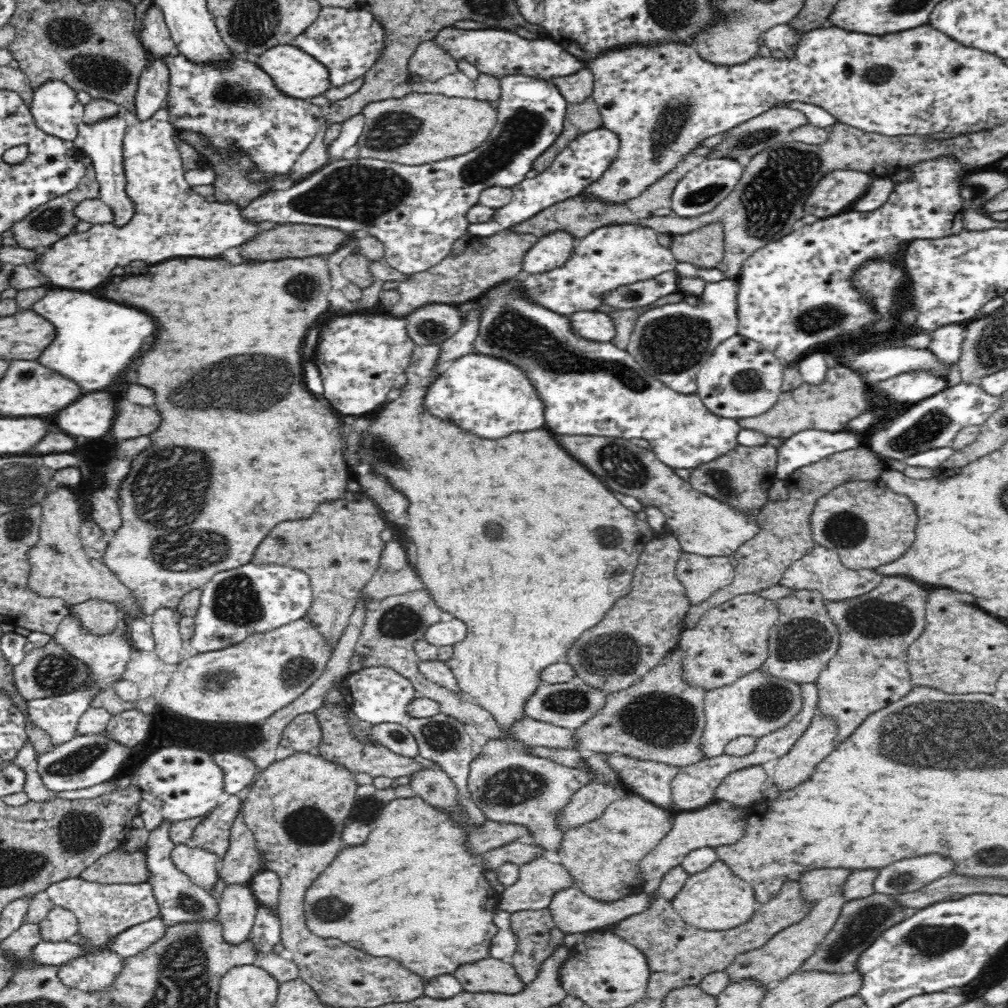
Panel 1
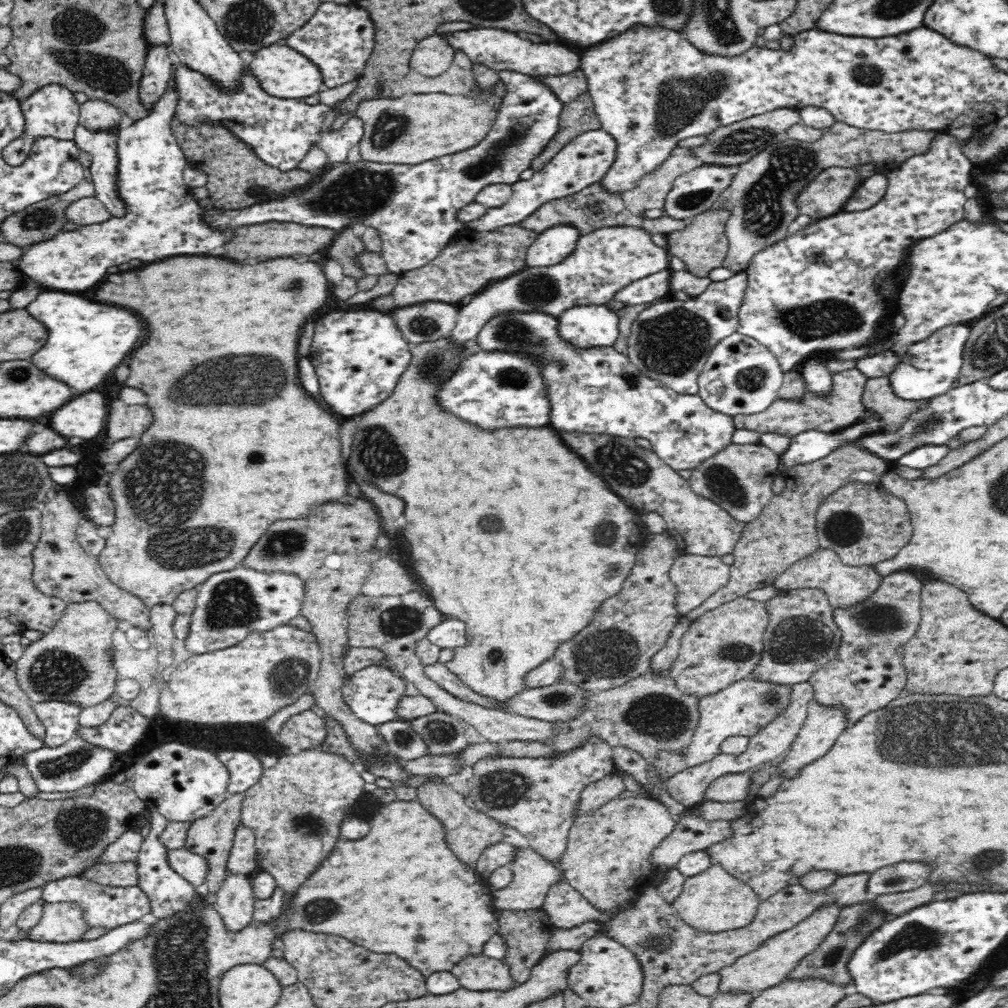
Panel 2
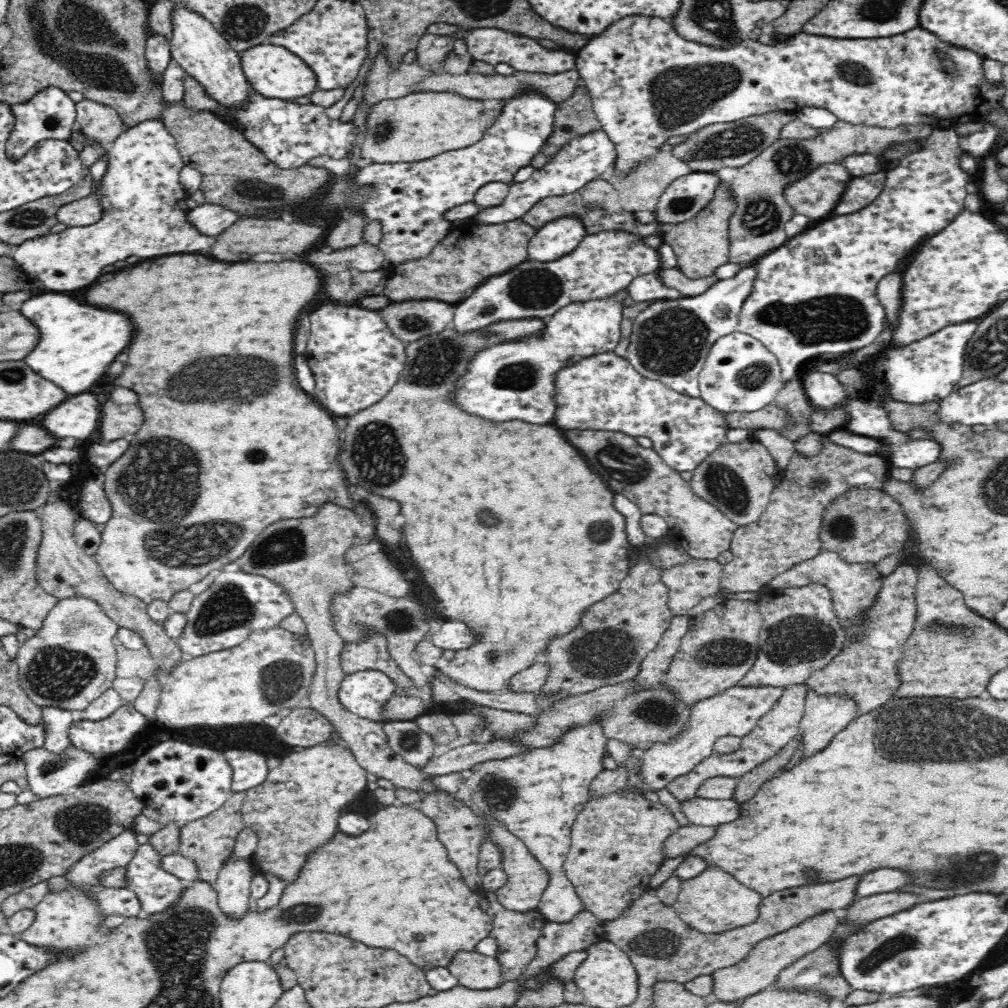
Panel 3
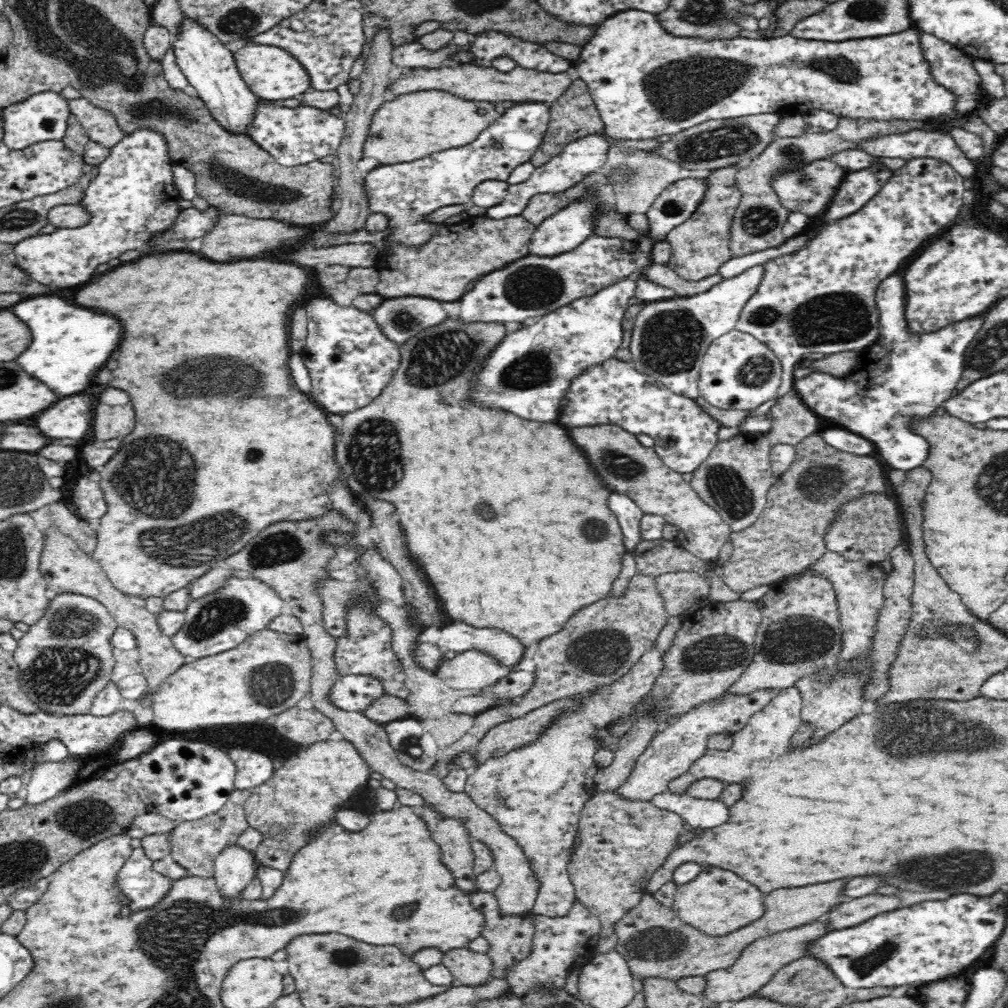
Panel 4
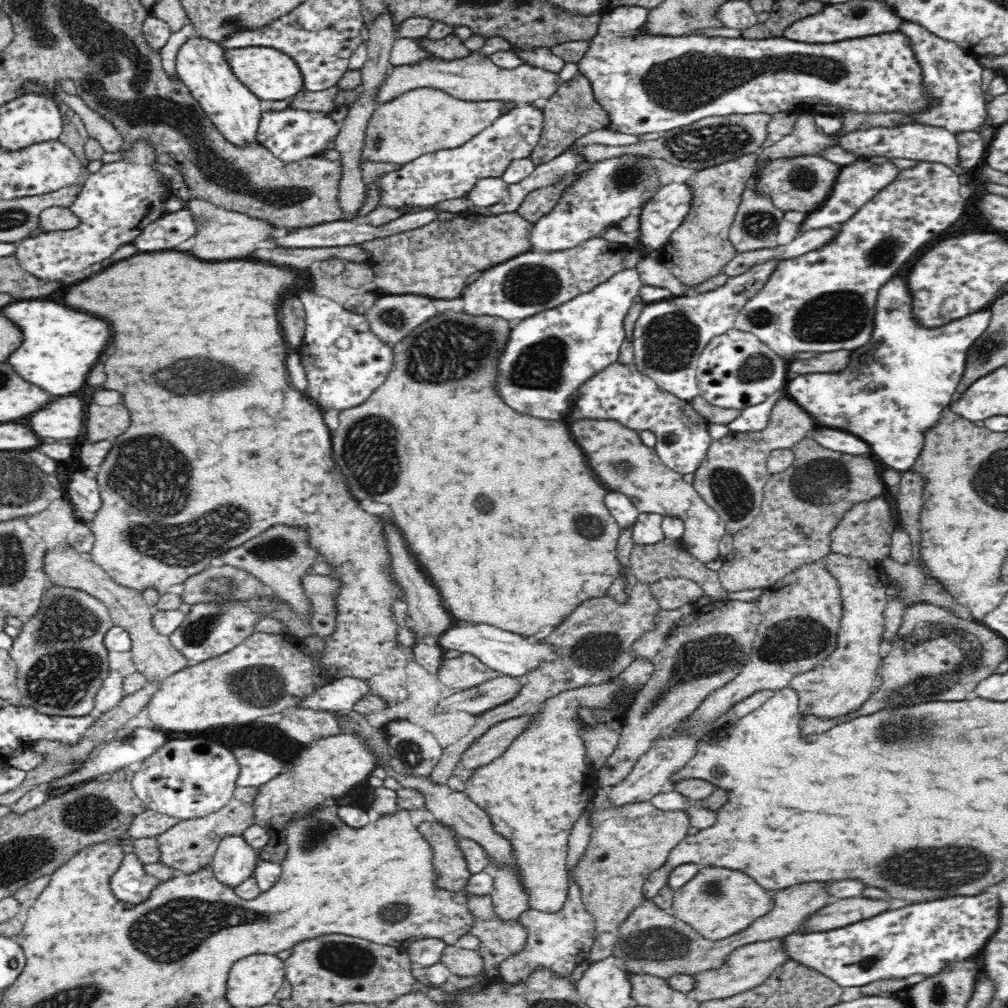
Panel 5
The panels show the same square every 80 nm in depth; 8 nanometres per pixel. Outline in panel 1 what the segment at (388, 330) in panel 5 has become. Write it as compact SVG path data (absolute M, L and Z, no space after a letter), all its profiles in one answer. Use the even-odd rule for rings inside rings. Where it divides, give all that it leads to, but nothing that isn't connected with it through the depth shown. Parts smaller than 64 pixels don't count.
M427 304L408 318L408 332L416 345L441 345L464 324L464 315L451 304Z

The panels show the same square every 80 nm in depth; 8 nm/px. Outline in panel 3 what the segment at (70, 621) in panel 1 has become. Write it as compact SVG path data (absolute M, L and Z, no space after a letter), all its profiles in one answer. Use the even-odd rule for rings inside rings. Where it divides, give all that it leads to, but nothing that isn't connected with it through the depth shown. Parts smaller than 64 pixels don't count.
M54 706L41 708L42 721L47 721L49 732L45 737L43 748L50 752L62 752L71 746L70 730L72 723L76 721L76 712Z

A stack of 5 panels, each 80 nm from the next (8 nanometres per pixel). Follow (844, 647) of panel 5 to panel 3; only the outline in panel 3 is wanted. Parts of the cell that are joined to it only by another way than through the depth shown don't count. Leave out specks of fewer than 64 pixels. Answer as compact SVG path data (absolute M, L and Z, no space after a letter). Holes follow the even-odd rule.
M822 549L814 558L802 560L798 564L794 564L790 570L775 576L769 582L768 587L793 589L794 587L806 587L812 583L824 585L830 591L832 604L841 626L852 626L852 624L858 624L858 620L860 620L860 617L856 616L874 604L884 581L885 578L878 572L875 563L850 564L842 560L838 553ZM809 691L805 701L805 711L799 725L800 744L804 748L802 758L822 752L822 748L826 748L826 744L830 744L858 716L856 709L857 705L852 700L845 700L843 696L819 696Z

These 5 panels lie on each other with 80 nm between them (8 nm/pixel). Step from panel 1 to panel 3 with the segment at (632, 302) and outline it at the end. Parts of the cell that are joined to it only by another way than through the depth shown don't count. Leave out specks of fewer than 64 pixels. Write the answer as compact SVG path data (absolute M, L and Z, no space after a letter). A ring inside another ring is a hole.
M650 273L634 278L626 288L626 296L630 296L636 304L645 307L666 298L680 298L680 291L676 292L676 289L664 286L659 273Z

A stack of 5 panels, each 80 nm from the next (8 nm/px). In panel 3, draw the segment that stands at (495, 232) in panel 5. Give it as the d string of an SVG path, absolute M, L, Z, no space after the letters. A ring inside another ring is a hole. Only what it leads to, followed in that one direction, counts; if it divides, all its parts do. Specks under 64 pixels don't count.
M522 219L490 226L472 225L471 221L459 222L428 258L408 261L385 270L389 274L383 294L394 303L434 299L457 305L464 299L466 290L476 288L486 279L501 275L528 261L529 242L536 233L537 230Z

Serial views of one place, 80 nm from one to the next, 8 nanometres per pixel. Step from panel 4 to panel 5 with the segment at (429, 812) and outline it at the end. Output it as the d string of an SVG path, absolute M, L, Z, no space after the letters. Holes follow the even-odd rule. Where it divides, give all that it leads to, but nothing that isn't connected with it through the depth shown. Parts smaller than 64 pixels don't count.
M438 820L422 821L418 829L432 847L433 867L440 874L437 885L444 890L465 892L473 874L460 848L457 832Z

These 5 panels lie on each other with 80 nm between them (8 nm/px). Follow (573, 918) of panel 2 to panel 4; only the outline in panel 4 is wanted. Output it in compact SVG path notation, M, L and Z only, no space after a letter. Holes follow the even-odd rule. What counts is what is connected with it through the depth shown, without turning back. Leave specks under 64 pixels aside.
M684 615L670 616L666 626L660 631L658 638L655 640L654 646L642 655L636 666L630 669L626 676L616 680L614 684L598 687L594 691L596 696L588 698L584 708L575 713L566 712L563 714L535 743L507 752L500 757L487 758L484 762L478 763L475 766L475 772L468 776L464 792L480 809L486 811L494 820L497 820L506 834L518 841L518 844L524 849L526 856L529 858L533 871L541 882L532 910L534 915L560 918L568 915L576 902L575 888L568 875L567 867L575 844L580 812L594 791L593 778L600 769L594 761L596 752L602 746L598 731L606 728L612 720L616 720L622 715L631 714L630 710L635 708L633 705L649 695L664 668L663 656L673 645L684 618Z

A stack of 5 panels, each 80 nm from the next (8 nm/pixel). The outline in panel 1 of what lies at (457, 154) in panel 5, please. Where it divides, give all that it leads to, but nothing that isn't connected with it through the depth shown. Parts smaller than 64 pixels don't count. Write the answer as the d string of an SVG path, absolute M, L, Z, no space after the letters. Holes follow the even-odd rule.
M516 74L504 75L499 81L501 95L497 104L497 125L490 136L472 152L418 166L362 157L338 159L302 177L286 190L268 190L246 207L244 217L248 221L270 224L292 223L339 228L350 234L362 230L381 242L385 249L386 263L408 275L442 264L442 260L450 256L454 241L468 234L471 224L468 212L470 207L479 204L483 190L492 186L512 189L522 183L526 173L533 169L534 161L556 142L564 128L568 102L550 80Z

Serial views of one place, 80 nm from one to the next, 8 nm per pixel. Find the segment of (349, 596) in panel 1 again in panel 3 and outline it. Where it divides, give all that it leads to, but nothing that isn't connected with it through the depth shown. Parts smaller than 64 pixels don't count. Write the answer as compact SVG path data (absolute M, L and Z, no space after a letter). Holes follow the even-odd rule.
M324 504L322 510L300 520L279 520L269 524L260 536L250 545L246 552L236 561L244 572L258 573L277 584L281 584L306 623L307 638L315 652L316 674L310 686L309 698L311 708L325 716L340 733L346 748L350 749L356 762L366 772L372 772L378 778L390 780L394 786L410 790L419 790L424 780L430 782L430 775L416 769L397 754L388 745L381 723L359 717L340 703L338 692L342 680L346 678L341 664L341 652L345 640L334 626L330 607L336 595L345 595L355 587L355 578L359 575L351 562L345 559L349 548L362 541L377 539L375 516L370 508L370 526L362 522L362 514L356 508Z

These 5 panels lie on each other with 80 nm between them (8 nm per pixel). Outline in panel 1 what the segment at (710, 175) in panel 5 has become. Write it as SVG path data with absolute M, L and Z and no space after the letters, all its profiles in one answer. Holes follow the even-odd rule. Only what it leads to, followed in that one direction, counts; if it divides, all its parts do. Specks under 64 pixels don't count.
M710 224L685 235L673 235L669 250L676 261L688 262L700 268L714 268L724 257L722 224Z

